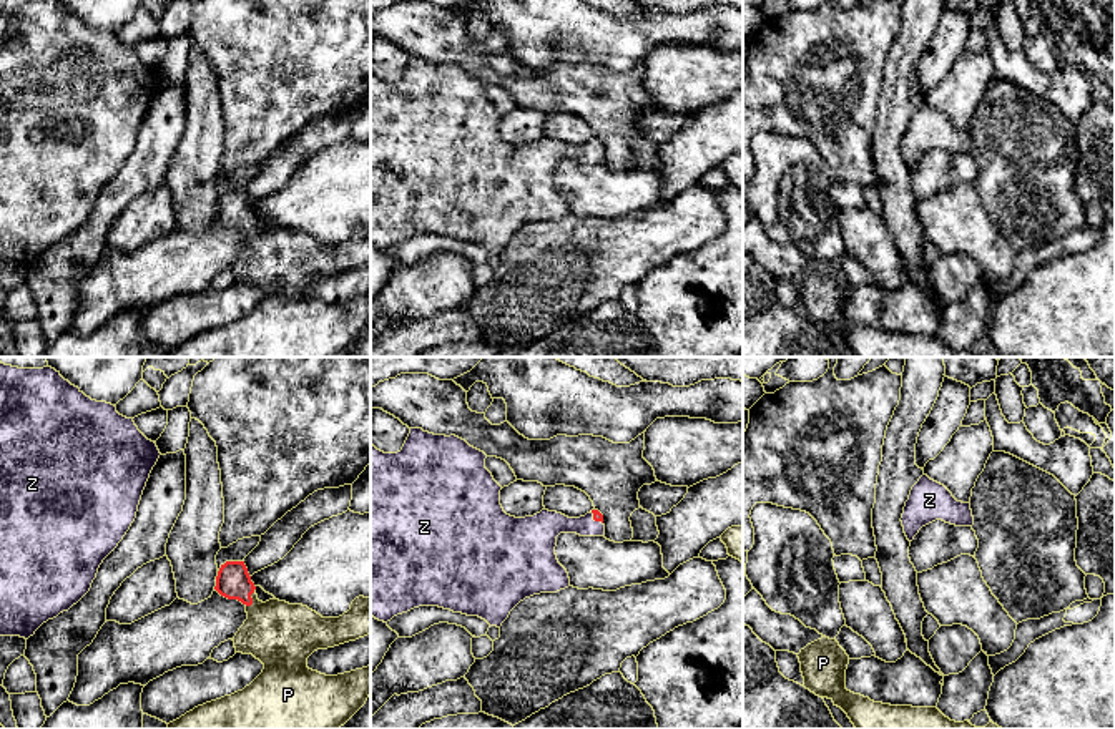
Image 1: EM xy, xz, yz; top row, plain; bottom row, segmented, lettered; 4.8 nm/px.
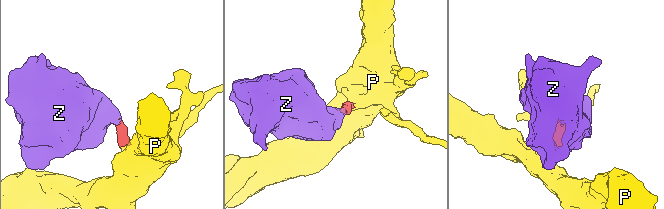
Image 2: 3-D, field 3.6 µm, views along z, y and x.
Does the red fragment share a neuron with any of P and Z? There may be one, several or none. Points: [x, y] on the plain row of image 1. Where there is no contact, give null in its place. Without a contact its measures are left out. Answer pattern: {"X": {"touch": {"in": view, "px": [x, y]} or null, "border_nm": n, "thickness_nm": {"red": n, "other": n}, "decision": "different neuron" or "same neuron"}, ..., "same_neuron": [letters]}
{"P": {"touch": {"in": "xy", "px": [251, 228]}, "border_nm": 90, "thickness_nm": {"red": 170, "other": 320}, "decision": "same neuron"}, "Z": {"touch": {"in": "xz", "px": [595, 148]}, "border_nm": 90, "thickness_nm": {"red": 50, "other": 150}, "decision": "same neuron"}, "same_neuron": ["P", "Z"]}

